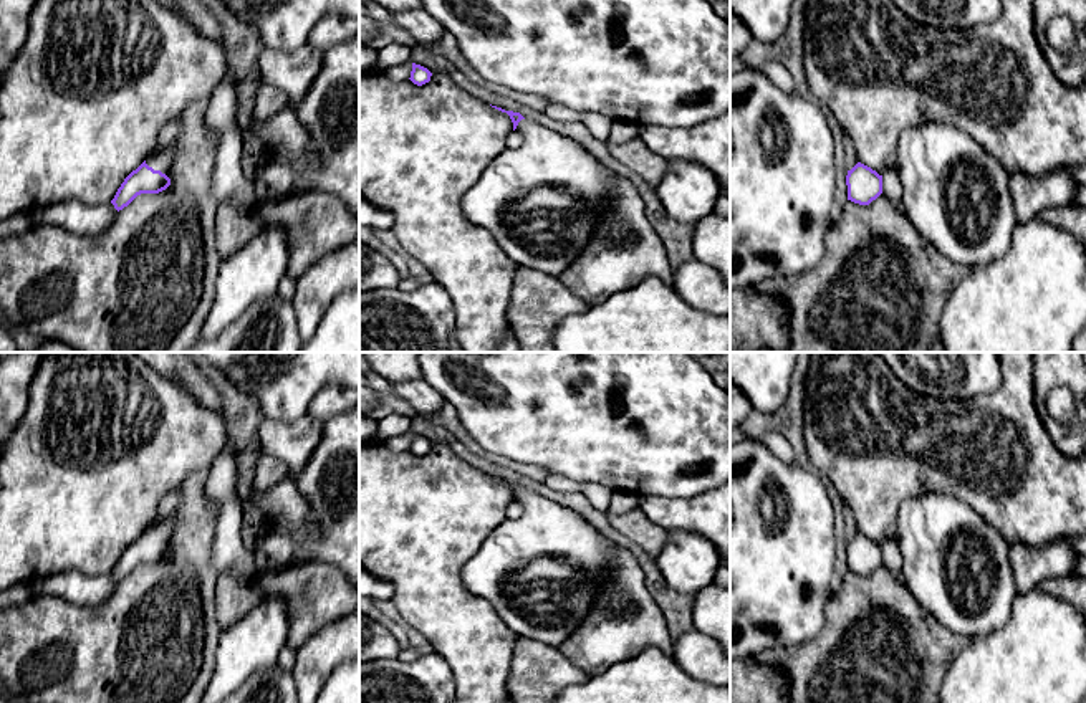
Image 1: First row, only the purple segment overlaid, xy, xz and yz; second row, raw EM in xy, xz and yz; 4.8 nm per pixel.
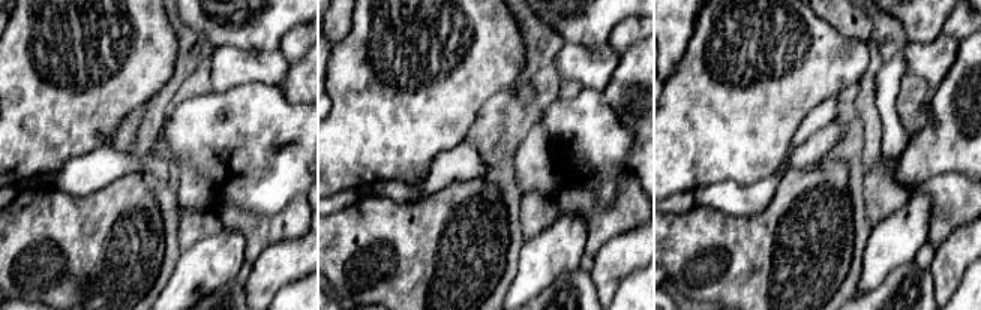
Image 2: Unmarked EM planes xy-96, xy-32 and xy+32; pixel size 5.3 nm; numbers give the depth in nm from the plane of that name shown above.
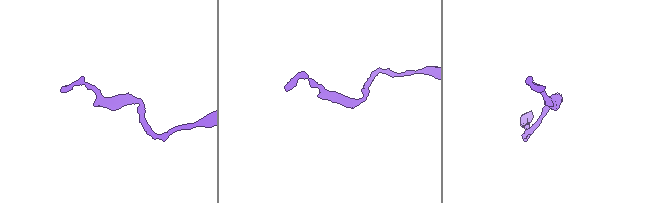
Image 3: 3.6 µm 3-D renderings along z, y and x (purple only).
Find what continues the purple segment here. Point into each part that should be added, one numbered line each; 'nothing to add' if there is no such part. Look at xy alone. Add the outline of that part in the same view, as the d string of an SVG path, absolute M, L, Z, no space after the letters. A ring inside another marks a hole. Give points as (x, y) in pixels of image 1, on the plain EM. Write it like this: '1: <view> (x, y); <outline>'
1: xy (163, 531); M162 521L162 523L146 529L146 534L149 538L152 538L154 541L161 541L169 549L171 549L172 533L174 533L174 523L172 521Z

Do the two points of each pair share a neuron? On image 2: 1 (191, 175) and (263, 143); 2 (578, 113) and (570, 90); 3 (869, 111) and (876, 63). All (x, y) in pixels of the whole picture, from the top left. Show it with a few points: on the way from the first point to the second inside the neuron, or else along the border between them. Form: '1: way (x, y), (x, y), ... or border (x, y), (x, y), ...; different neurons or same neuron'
1: border (182, 160), (186, 160), (213, 186), (218, 199); different neurons
2: border (584, 87), (576, 95), (560, 96); different neurons
3: way (866, 99), (869, 75); same neuron

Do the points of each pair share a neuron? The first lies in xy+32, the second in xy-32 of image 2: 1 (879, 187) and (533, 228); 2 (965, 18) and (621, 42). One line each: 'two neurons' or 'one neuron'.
1: one neuron
2: one neuron

